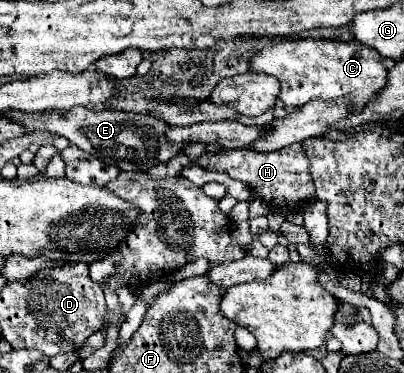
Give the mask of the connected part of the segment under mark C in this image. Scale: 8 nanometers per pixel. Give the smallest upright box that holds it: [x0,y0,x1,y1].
[249,38,387,108]

